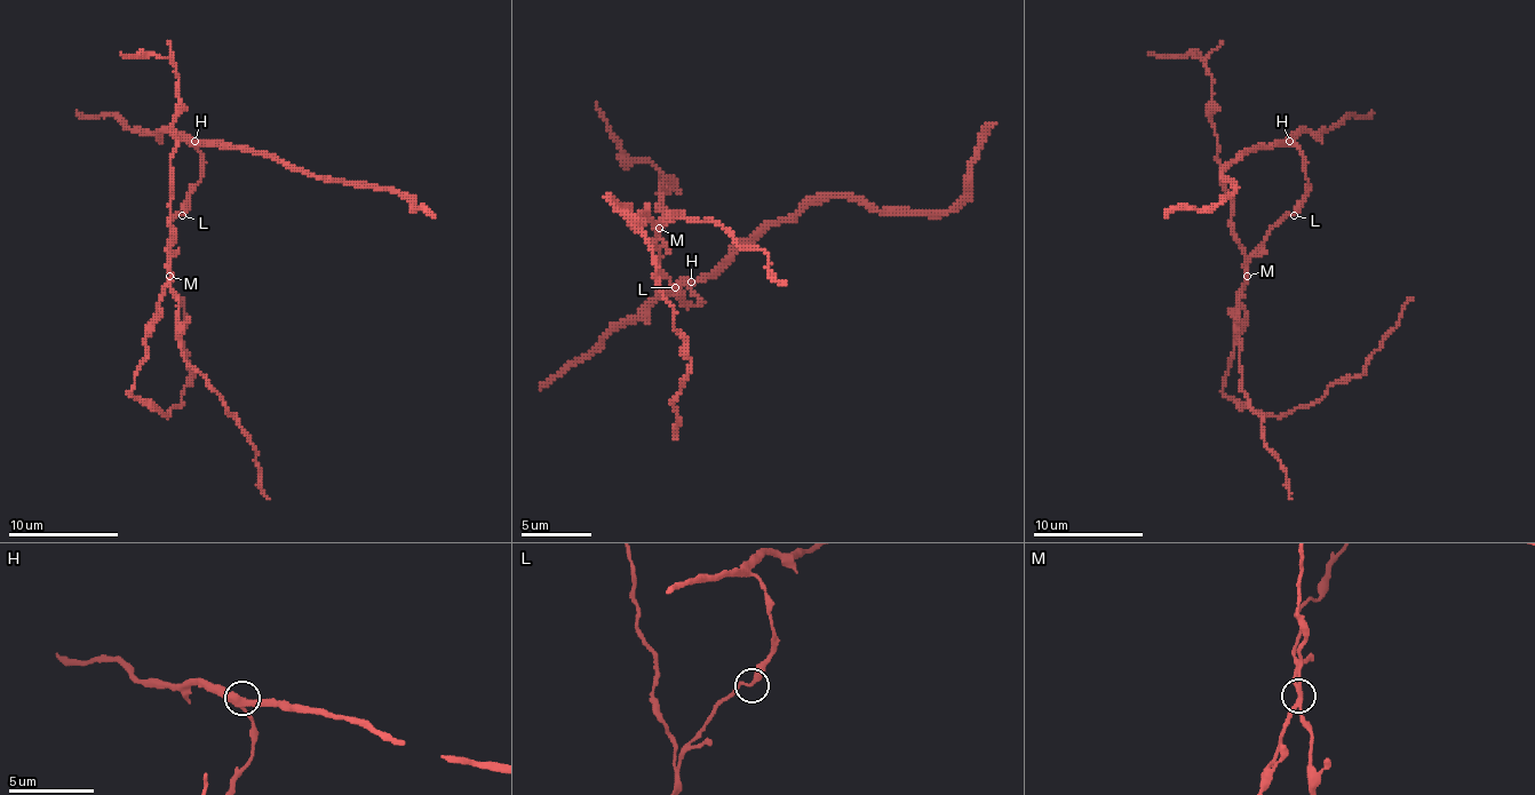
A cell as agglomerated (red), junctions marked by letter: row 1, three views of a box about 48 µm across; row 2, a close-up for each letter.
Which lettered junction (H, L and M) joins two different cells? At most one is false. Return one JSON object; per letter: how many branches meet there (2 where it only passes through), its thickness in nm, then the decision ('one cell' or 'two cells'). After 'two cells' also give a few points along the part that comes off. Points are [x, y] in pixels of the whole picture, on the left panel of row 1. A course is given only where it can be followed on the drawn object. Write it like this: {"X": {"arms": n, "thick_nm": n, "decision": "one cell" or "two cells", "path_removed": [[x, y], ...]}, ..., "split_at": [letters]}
{"H": {"arms": 3, "thick_nm": 360, "decision": "one cell"}, "L": {"arms": 2, "thick_nm": 240, "decision": "one cell"}, "M": {"arms": 3, "thick_nm": 240, "decision": "two cells", "path_removed": [[171, 276], [132, 391], [165, 416], [181, 403], [195, 378], [181, 347], [181, 297]]}, "split_at": ["M"]}

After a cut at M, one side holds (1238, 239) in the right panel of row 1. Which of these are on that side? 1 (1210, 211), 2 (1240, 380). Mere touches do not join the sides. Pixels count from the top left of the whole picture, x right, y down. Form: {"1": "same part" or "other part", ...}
{"1": "other part", "2": "other part"}

